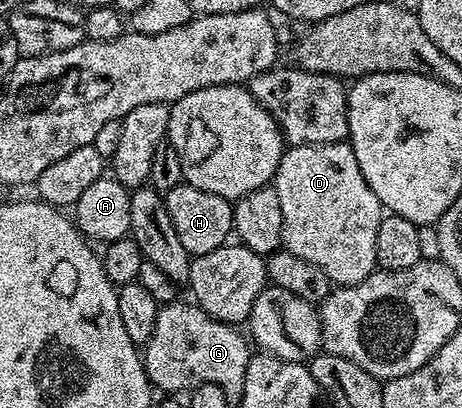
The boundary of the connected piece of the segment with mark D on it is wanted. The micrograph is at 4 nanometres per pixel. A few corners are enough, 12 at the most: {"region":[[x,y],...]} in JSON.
{"region":[[349,143],[296,144],[282,248],[334,286],[378,268],[384,209]]}

